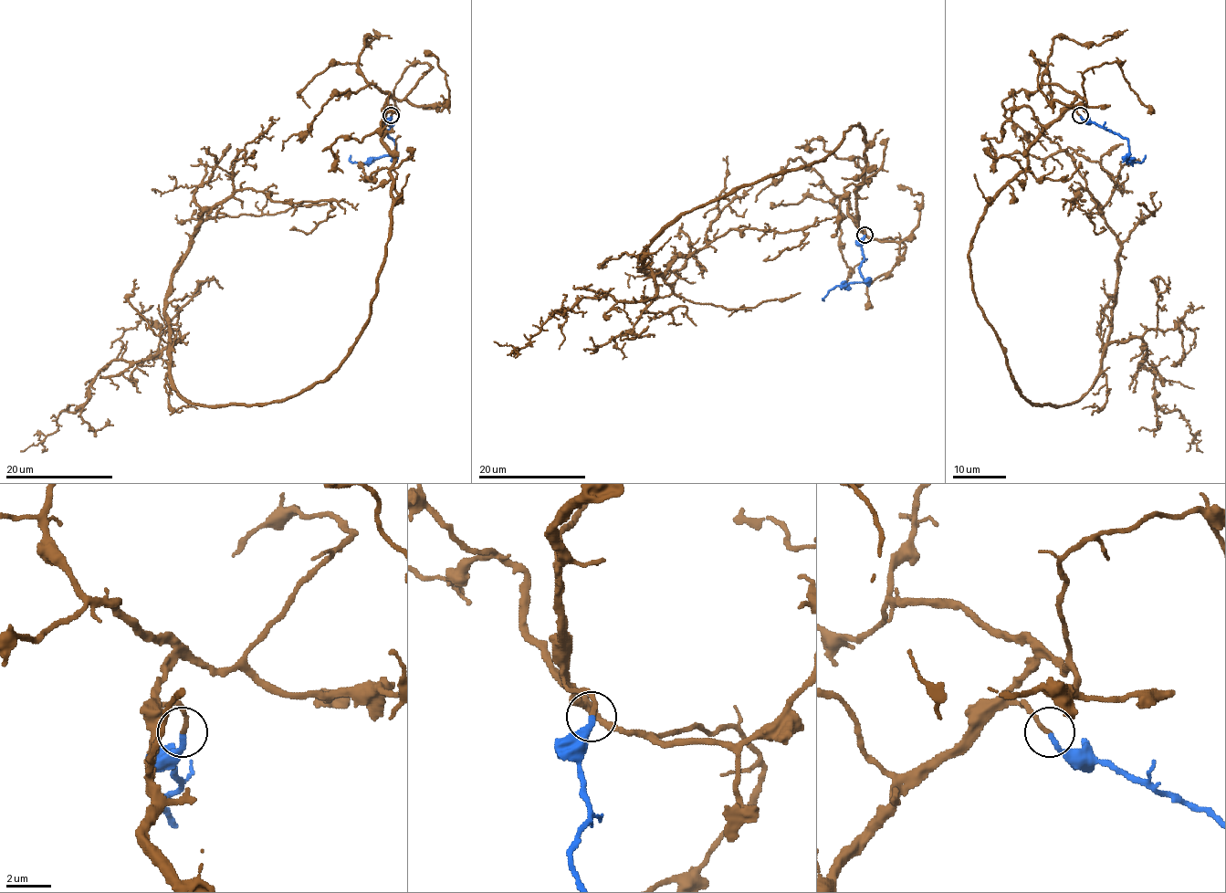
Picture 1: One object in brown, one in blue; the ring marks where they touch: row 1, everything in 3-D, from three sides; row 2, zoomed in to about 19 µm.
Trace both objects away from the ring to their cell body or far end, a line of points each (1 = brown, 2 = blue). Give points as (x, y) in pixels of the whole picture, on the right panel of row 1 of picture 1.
1: (1080, 115), (1043, 130), (969, 253), (1031, 403), (1072, 404), (1099, 373), (1120, 242), (1077, 188), (1105, 230)
2: (1080, 115), (1083, 119), (1095, 121), (1128, 140), (1127, 155), (1131, 162), (1140, 162), (1146, 155)

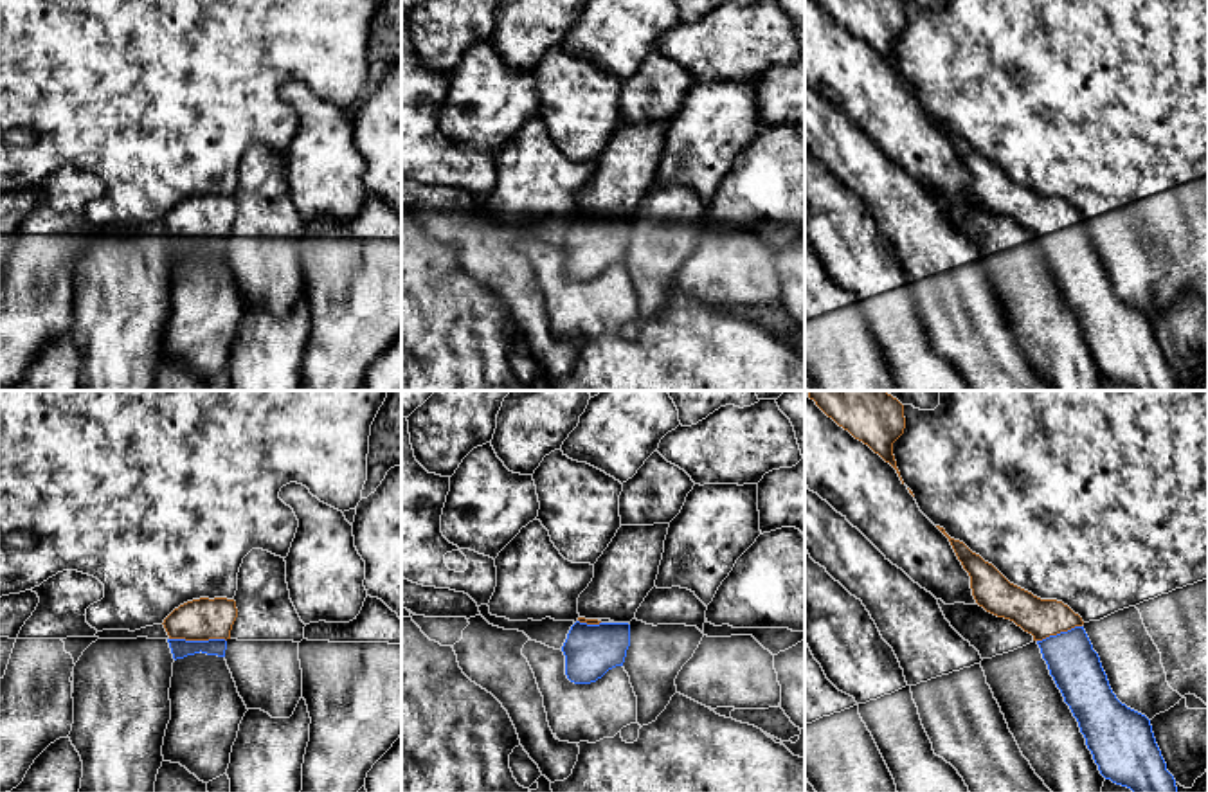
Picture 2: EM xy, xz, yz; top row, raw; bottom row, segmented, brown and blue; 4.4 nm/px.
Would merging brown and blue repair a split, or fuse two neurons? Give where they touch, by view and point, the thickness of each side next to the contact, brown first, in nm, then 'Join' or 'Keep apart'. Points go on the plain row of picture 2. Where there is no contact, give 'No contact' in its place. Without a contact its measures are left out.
Touches brown at xy (198, 236). Thickness 190 nm (brown) against 90 nm. Join

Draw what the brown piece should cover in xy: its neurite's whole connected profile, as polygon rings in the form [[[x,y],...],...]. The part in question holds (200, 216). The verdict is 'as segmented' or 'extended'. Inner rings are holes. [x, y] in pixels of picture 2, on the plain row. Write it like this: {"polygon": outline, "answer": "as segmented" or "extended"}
{"polygon": [[[200,194],[180,202],[162,220],[173,256],[200,248],[225,254],[236,214],[236,198],[227,194]]], "answer": "extended"}

